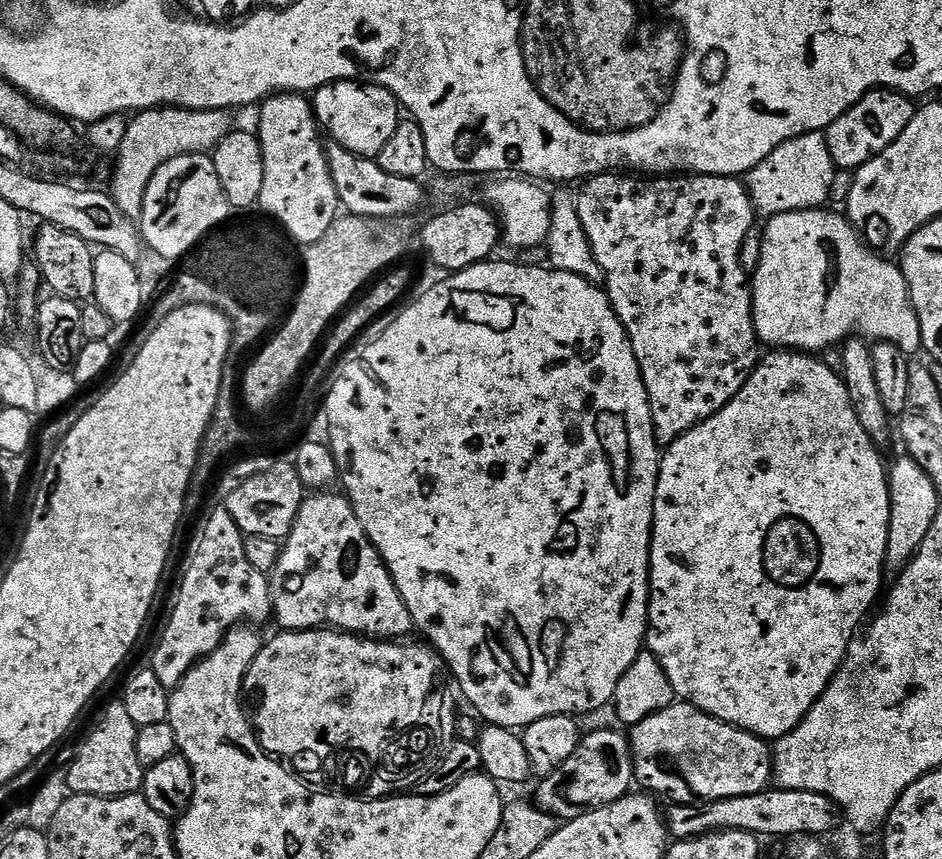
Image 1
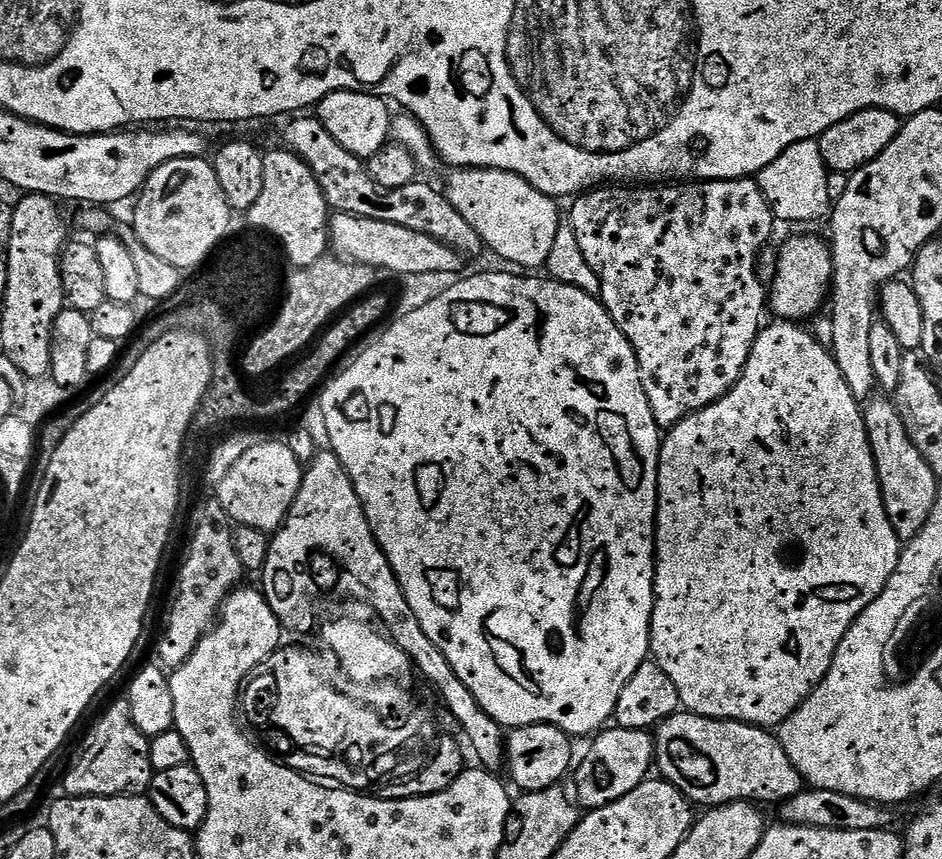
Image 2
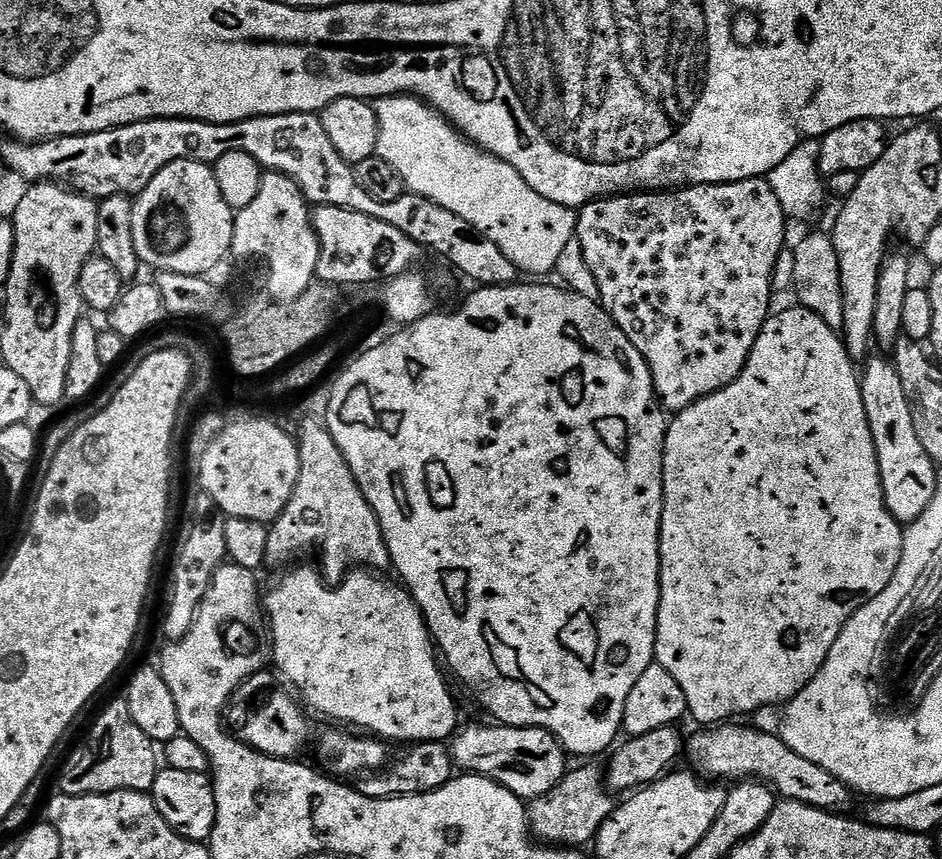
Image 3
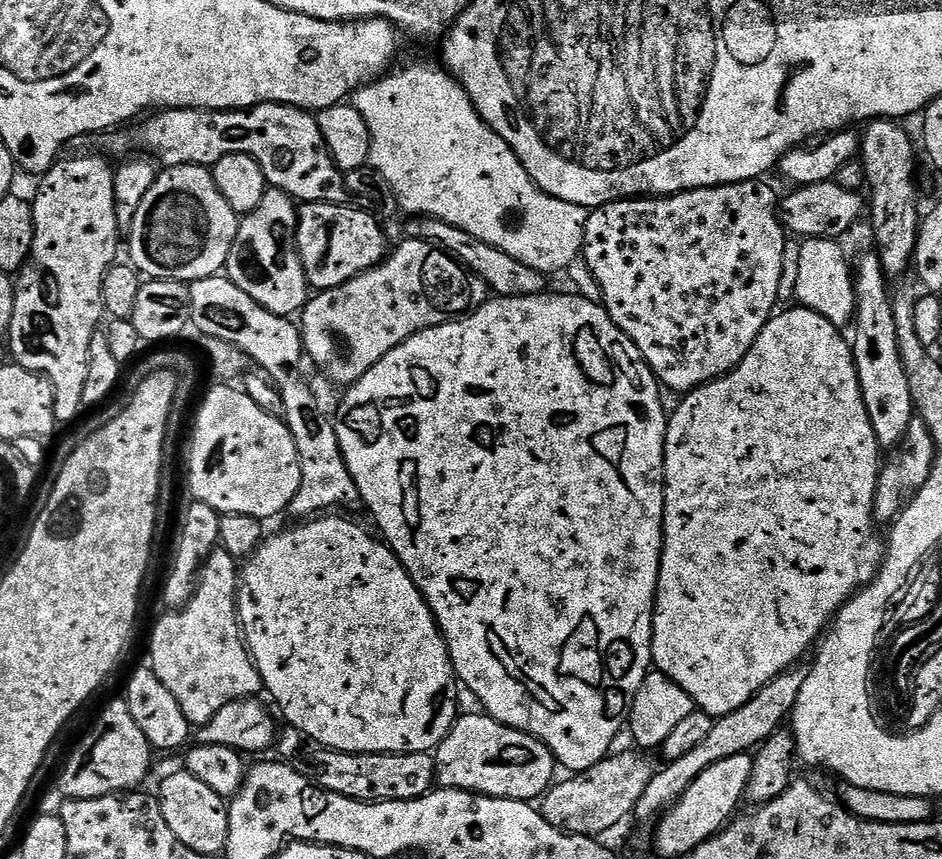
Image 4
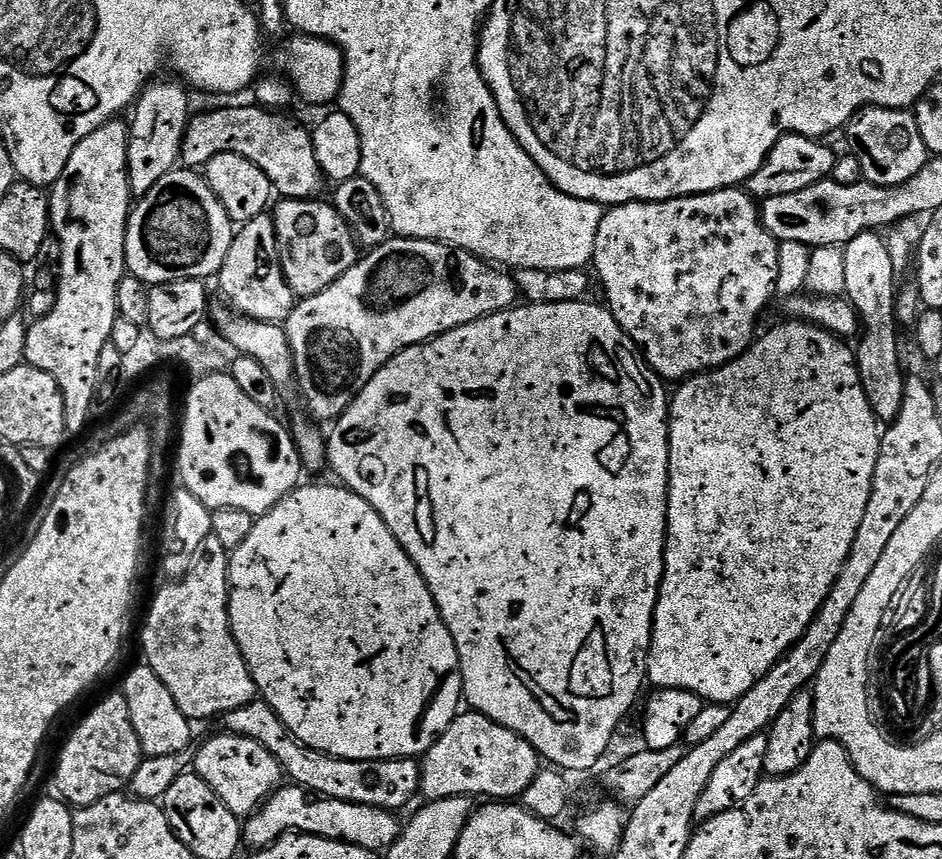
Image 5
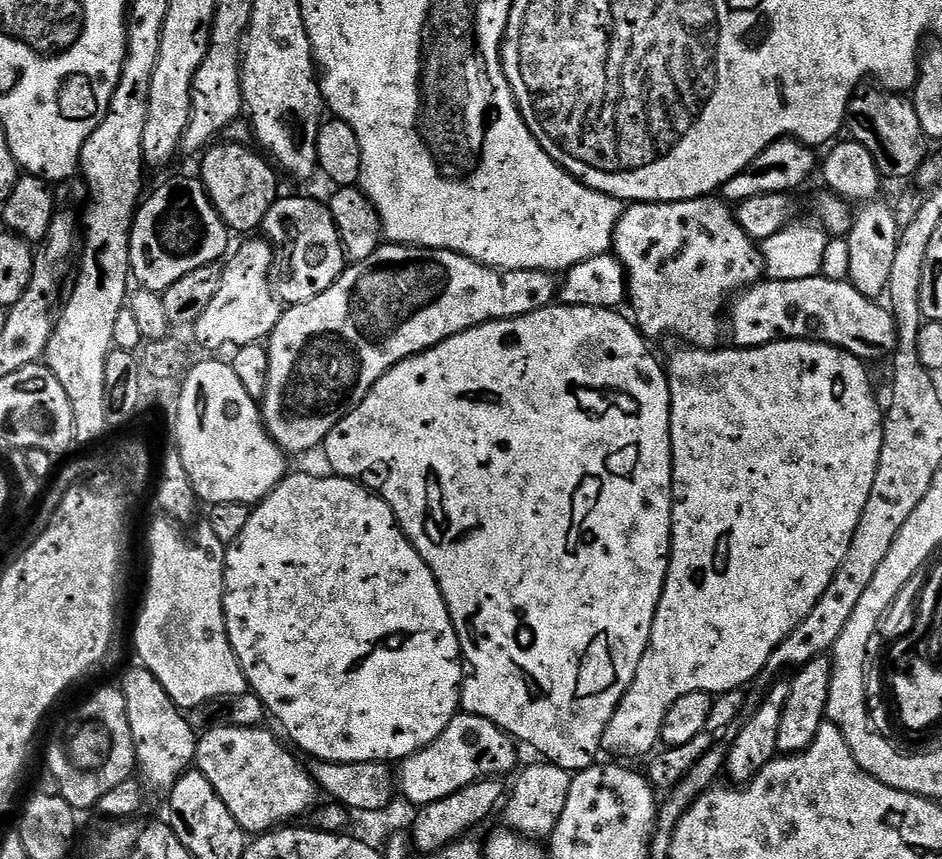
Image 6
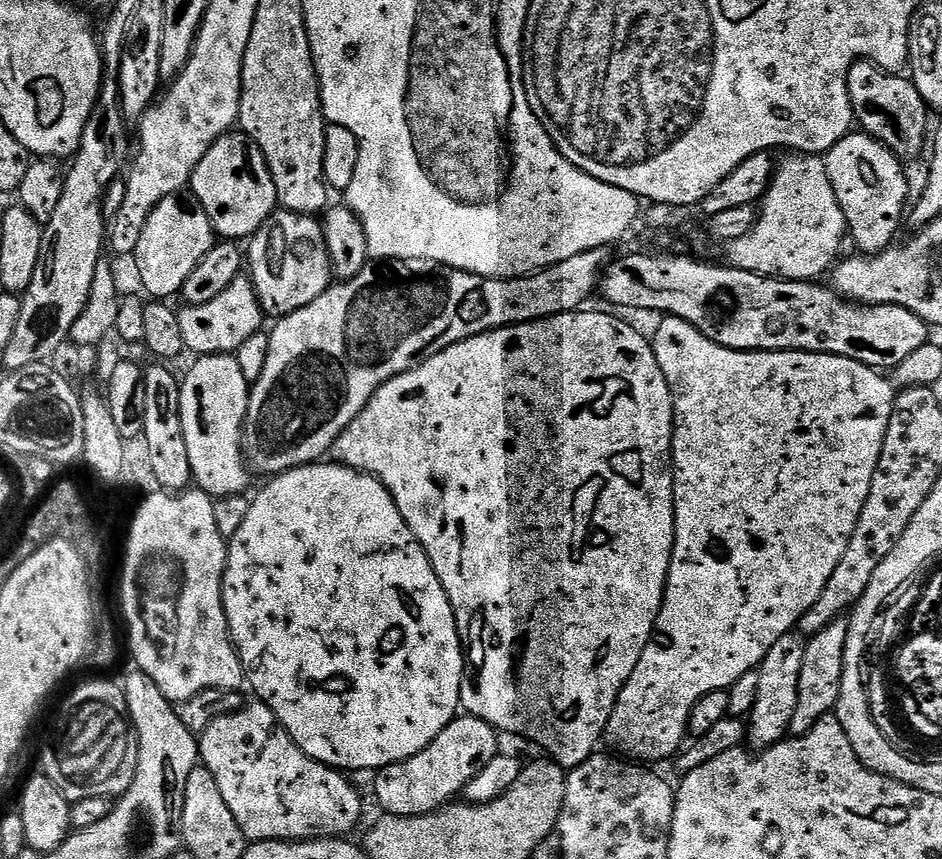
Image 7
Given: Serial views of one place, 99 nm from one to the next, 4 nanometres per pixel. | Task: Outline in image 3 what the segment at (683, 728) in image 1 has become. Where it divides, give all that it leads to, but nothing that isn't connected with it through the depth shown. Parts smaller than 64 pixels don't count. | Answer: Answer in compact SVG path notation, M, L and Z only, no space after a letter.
M728 722L715 730L700 730L697 736L687 737L686 756L688 754L688 760L692 763L690 768L695 775L708 782L759 780L767 784L777 797L822 808L825 812L848 810L844 808L851 806L854 799L852 789L847 788L838 778L834 778L834 774L830 774L828 770L822 770L822 766L814 766L814 762L802 758L802 754L794 754L794 750L790 750L790 746L786 746L786 742L782 742L779 735L772 733L771 736L768 732L759 732L756 728L739 728L738 725L739 723L736 722Z

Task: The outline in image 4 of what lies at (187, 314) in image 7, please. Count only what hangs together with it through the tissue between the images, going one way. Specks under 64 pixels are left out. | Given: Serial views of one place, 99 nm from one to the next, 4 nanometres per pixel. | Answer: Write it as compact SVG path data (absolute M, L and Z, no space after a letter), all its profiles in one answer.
M269 187L262 202L240 220L240 229L228 255L226 275L274 315L295 317L310 299L310 285L296 249L297 201L281 188Z

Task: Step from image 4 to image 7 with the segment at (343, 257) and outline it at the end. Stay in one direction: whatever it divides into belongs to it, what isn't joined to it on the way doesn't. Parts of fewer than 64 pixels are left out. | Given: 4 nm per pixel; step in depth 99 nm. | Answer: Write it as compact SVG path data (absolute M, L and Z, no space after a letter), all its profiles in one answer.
M283 210L273 212L251 237L246 248L246 260L260 307L272 318L288 316L302 310L302 306L310 306L310 302L321 296L334 280L324 226L315 216Z

